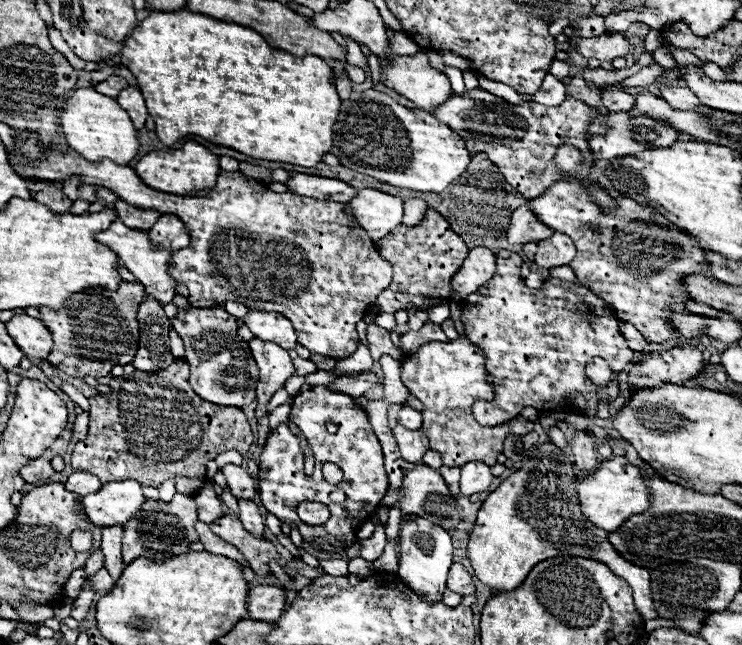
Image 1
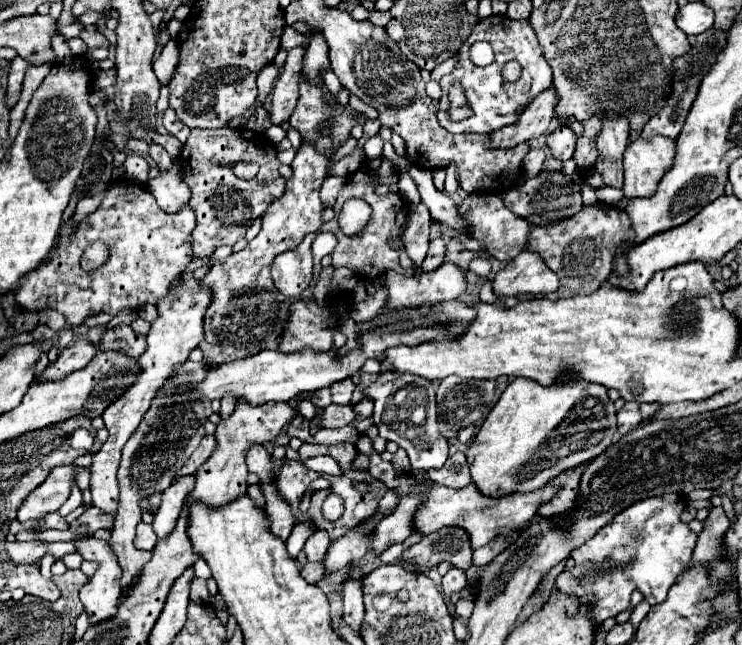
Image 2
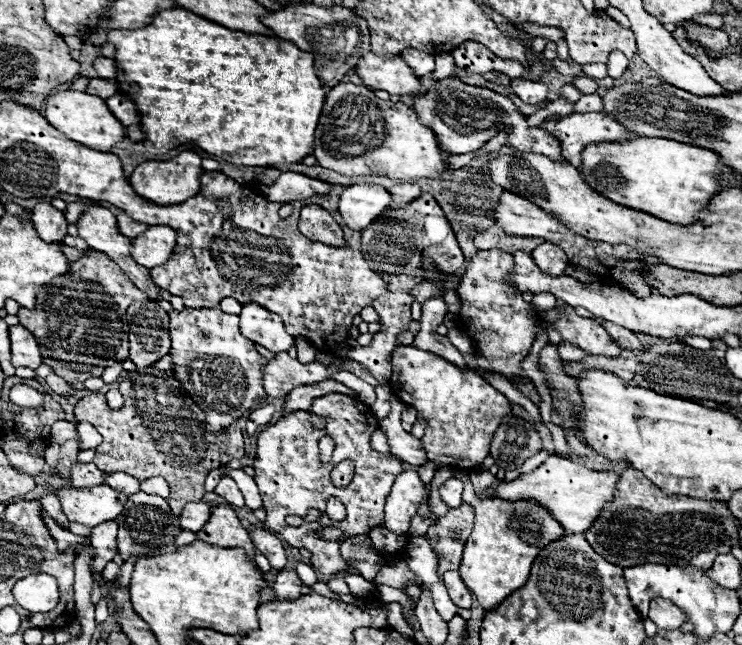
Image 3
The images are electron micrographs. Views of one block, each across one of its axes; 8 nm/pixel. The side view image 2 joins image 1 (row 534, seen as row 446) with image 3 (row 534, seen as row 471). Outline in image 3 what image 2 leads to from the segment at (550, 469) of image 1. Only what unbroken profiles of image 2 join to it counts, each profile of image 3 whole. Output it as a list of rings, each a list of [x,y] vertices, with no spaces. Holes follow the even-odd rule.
[[[456,472],[456,478],[464,480],[463,501],[474,508],[474,530],[466,540],[460,576],[472,590],[484,610],[494,610],[508,594],[522,588],[528,580],[530,566],[538,552],[550,542],[566,536],[568,532],[560,522],[536,500],[502,500],[475,496],[469,475]]]

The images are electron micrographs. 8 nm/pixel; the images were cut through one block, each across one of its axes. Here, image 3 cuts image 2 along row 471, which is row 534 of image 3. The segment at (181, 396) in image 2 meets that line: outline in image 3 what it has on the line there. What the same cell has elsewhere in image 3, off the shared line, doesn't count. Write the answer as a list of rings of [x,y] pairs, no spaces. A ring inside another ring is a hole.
[[[132,494],[122,510],[122,514],[116,518],[120,530],[118,530],[118,554],[128,560],[132,556],[148,554],[148,552],[158,552],[162,546],[168,546],[174,542],[174,538],[182,532],[178,516],[172,514],[168,508],[168,502],[160,496],[154,494]]]

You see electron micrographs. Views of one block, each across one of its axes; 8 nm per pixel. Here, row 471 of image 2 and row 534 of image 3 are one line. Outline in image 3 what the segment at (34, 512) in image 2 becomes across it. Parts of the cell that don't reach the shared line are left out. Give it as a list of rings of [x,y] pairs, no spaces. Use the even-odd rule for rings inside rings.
[[[46,516],[46,526],[50,530],[50,534],[54,536],[54,540],[58,542],[58,548],[60,550],[66,550],[68,546],[74,546],[76,552],[80,552],[80,544],[88,544],[88,538],[82,538],[82,536],[76,536],[72,534],[70,530],[64,530],[56,524],[56,520],[52,520],[50,516]]]

